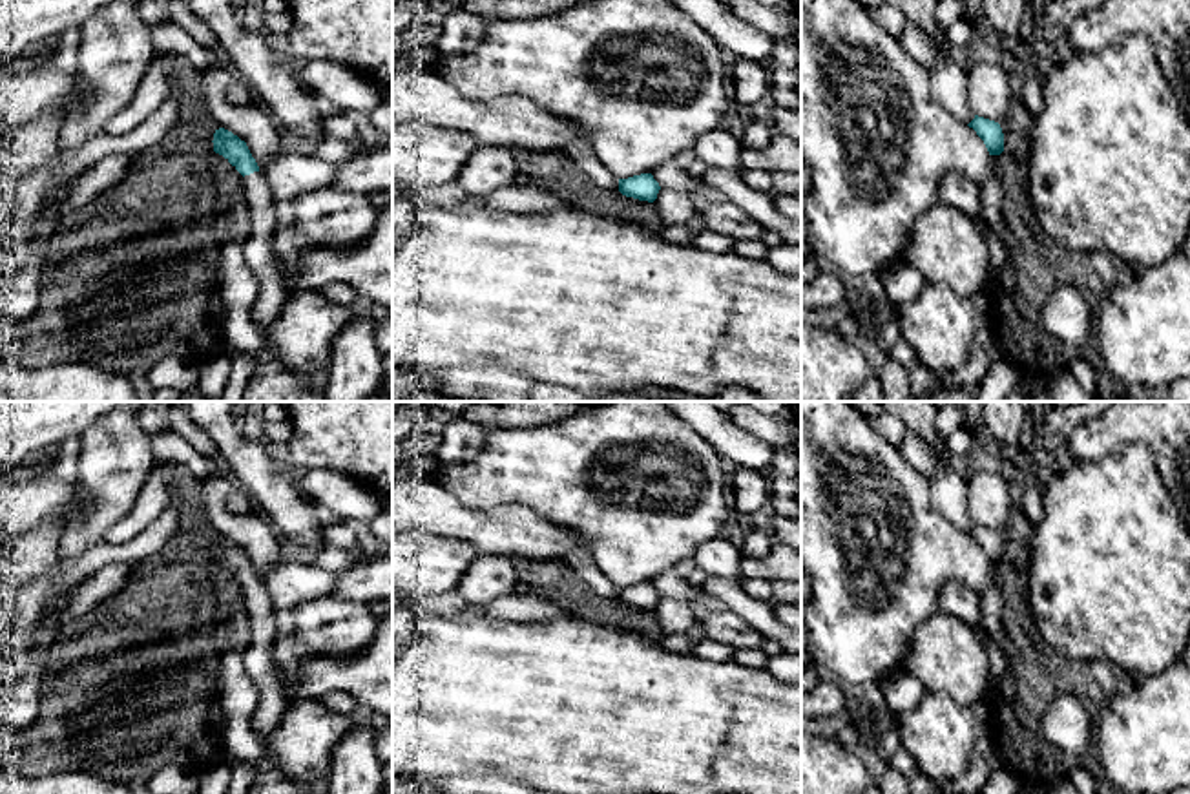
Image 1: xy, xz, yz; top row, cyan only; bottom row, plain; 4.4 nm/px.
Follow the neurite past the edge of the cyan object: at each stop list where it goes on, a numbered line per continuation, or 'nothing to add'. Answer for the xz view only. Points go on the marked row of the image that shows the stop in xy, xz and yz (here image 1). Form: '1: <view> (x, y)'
nothing to add

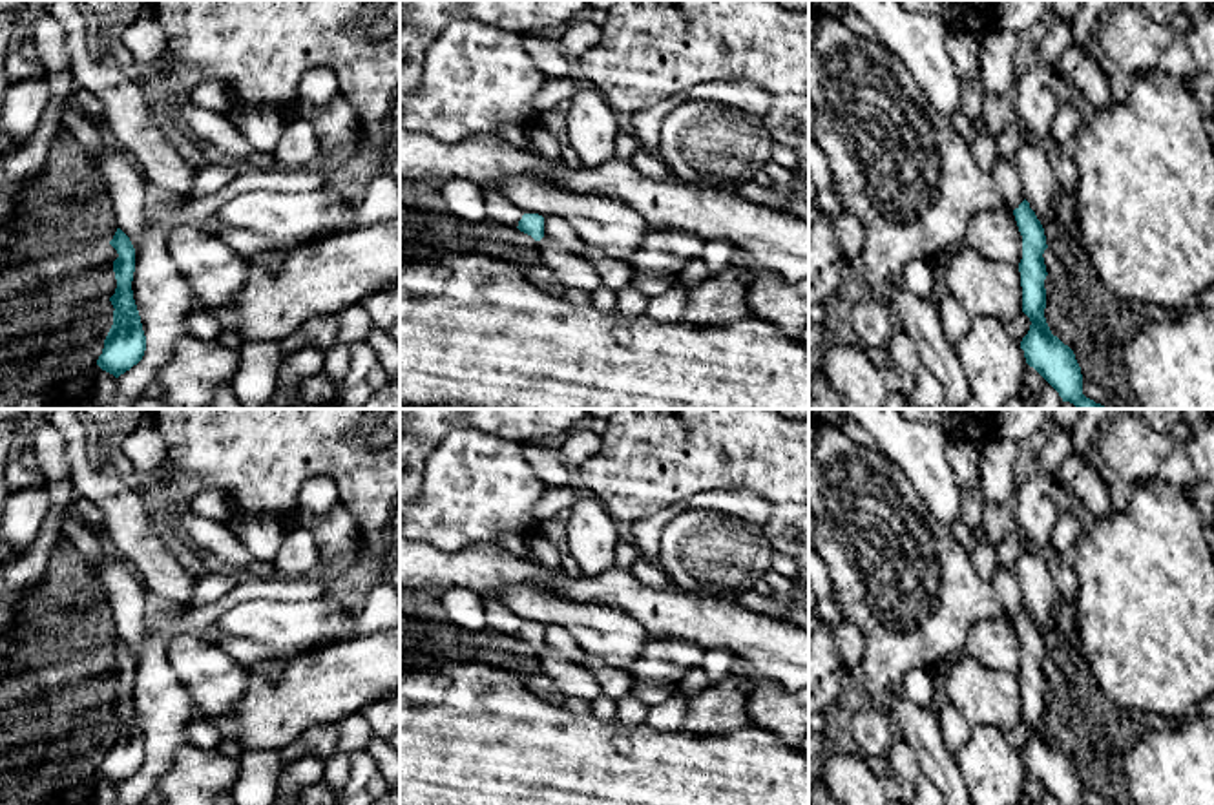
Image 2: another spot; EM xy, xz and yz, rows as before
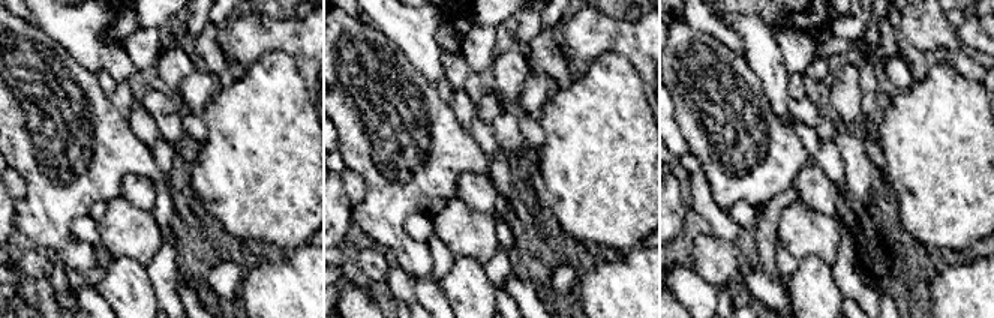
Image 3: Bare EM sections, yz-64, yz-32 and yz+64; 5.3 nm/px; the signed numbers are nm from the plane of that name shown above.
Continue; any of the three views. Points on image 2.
nothing to add

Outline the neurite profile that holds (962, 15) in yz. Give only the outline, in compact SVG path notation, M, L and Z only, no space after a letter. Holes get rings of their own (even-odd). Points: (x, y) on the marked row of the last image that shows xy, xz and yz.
M896 0L911 13L935 15L947 22L951 31L988 33L997 29L999 0Z

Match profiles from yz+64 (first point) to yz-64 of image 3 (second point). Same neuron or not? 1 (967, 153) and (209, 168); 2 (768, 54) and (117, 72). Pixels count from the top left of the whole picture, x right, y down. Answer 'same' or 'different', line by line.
1: same
2: different

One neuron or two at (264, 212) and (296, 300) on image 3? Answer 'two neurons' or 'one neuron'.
two neurons

